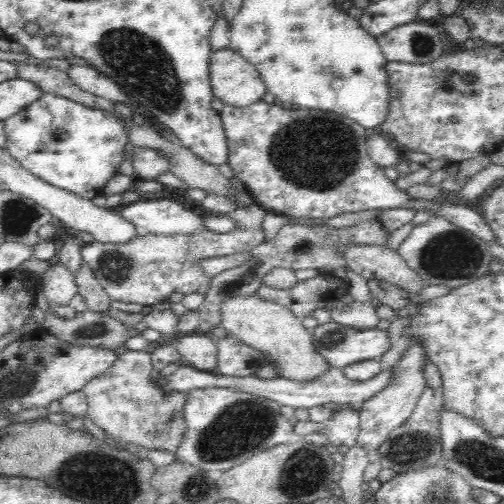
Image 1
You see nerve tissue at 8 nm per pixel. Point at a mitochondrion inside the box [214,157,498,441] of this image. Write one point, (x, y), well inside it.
(449, 256)

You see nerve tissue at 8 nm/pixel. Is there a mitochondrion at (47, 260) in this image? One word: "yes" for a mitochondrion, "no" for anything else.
no

